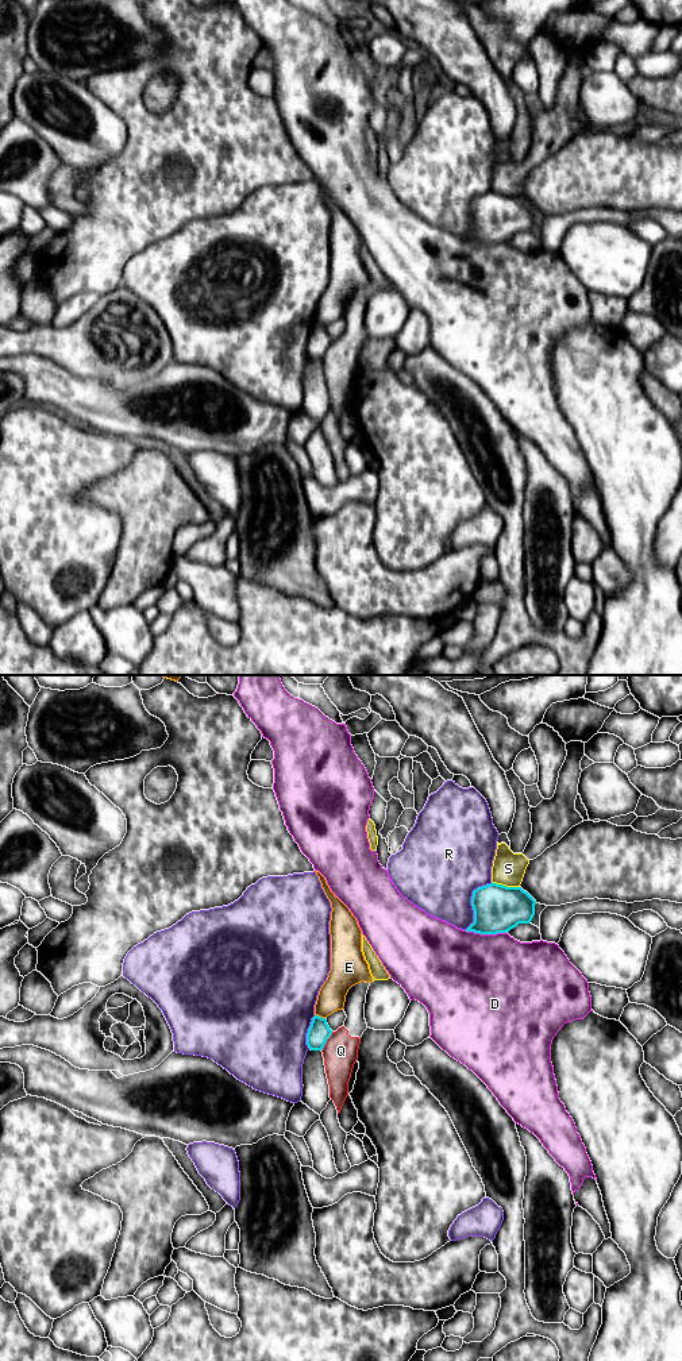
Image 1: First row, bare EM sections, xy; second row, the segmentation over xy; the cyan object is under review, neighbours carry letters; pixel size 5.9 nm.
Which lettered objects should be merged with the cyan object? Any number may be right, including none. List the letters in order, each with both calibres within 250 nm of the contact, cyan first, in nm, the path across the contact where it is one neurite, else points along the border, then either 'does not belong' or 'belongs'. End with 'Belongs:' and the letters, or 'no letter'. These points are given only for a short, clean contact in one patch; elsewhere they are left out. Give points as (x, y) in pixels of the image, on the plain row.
D: calibres 280 and 500 nm; does not belong
E: calibres 140 and 160 nm; does not belong
Q: calibres 140 and 200 nm; border xy (332, 340), (322, 359); does not belong
R: calibres 280 and 460 nm; does not belong
S: calibres 280 and 190 nm; does not belong
Belongs: no letter

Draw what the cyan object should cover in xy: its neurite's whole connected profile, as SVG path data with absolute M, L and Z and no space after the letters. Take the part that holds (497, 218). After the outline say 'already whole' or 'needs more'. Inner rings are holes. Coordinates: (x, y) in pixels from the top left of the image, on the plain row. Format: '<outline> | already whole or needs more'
M490 192L473 200L474 231L466 240L479 243L506 242L519 232L529 232L536 209L521 196Z | already whole

